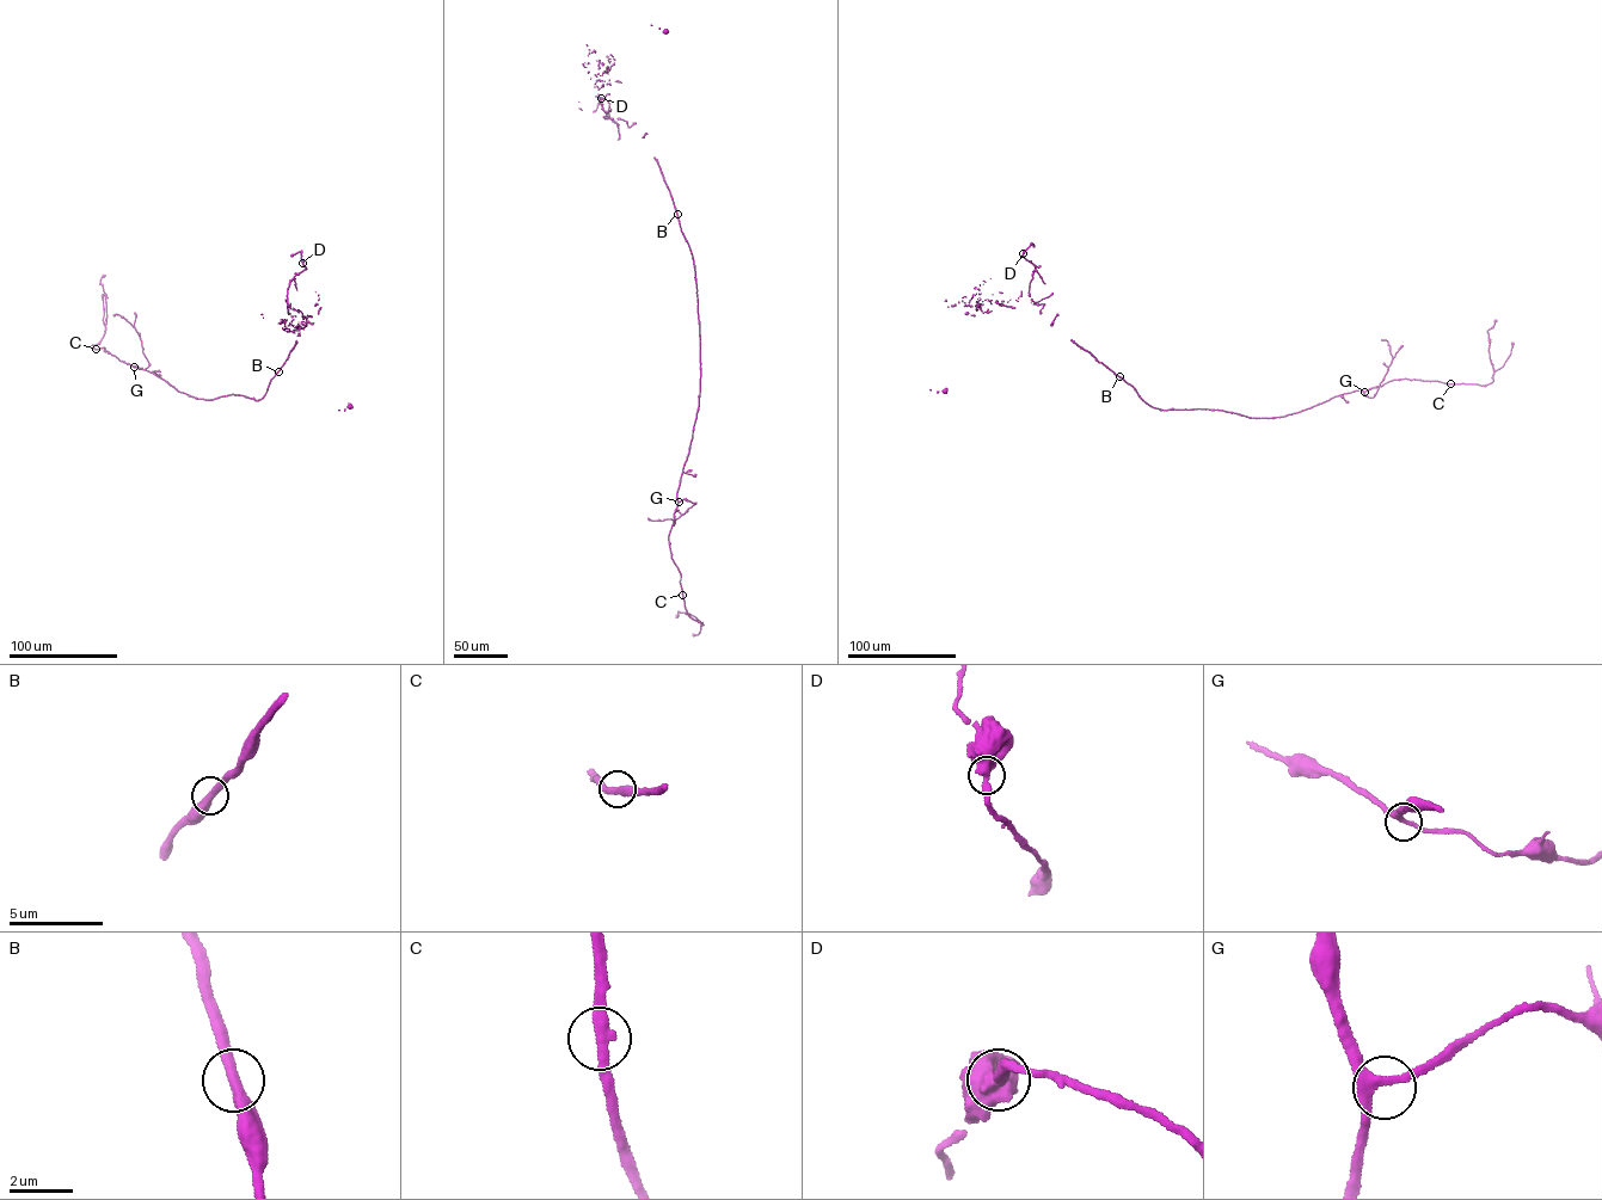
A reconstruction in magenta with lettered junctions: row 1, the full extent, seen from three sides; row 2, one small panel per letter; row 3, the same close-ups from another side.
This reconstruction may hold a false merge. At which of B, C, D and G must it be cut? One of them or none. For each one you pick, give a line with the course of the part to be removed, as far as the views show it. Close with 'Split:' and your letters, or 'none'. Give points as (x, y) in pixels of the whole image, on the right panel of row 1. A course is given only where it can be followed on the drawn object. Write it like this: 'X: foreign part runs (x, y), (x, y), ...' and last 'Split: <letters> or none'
Split: none

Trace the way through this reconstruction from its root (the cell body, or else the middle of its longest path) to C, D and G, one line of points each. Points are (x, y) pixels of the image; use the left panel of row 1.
C: (350, 406), (286, 320), (288, 306), (306, 325), (257, 400), (192, 397), (96, 349)
D: (350, 406), (299, 334), (299, 327), (286, 320), (292, 321), (287, 289), (295, 276), (306, 269), (302, 263)
G: (350, 406), (286, 320), (288, 306), (306, 325), (261, 399), (200, 399), (134, 367)

